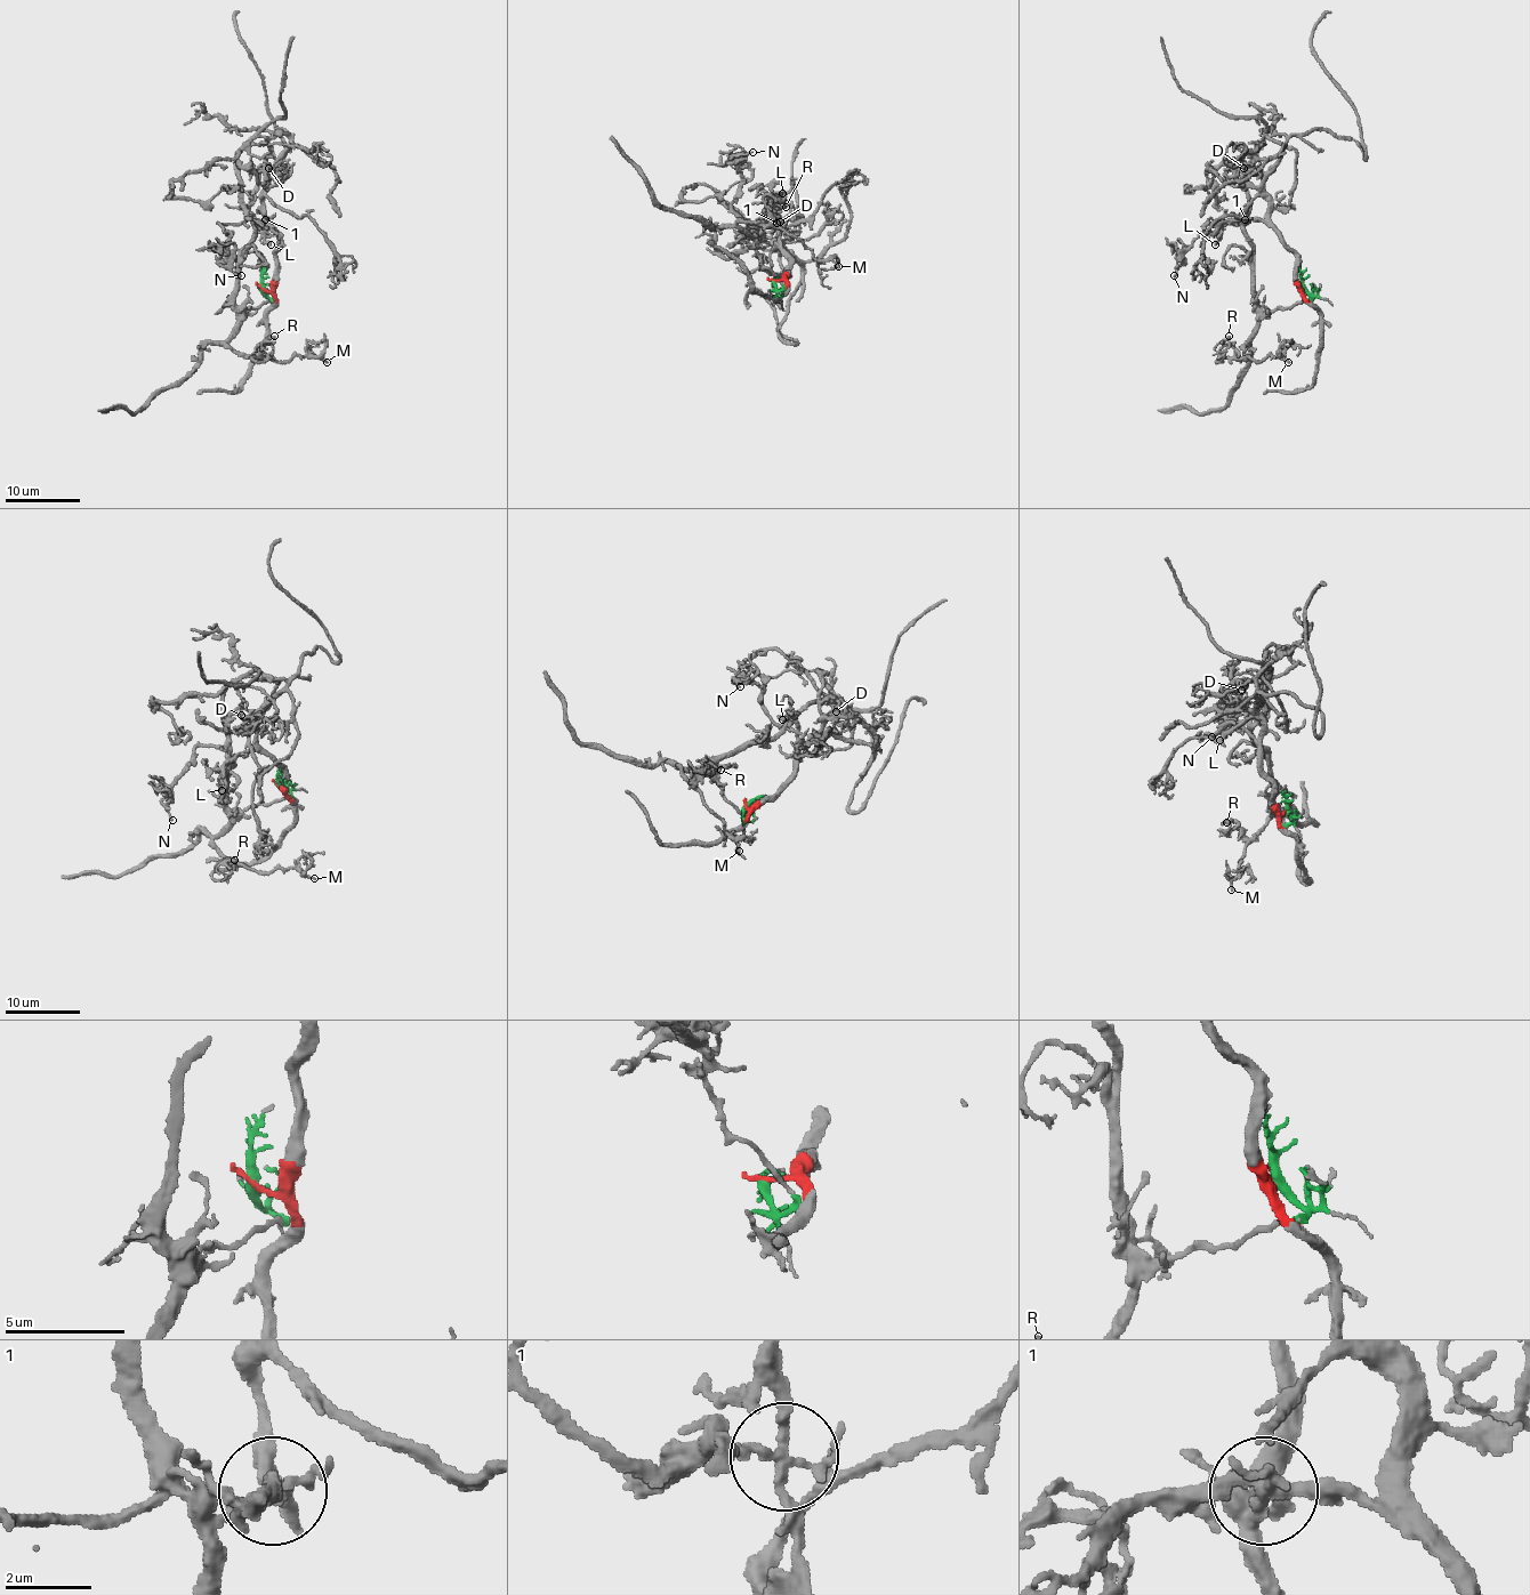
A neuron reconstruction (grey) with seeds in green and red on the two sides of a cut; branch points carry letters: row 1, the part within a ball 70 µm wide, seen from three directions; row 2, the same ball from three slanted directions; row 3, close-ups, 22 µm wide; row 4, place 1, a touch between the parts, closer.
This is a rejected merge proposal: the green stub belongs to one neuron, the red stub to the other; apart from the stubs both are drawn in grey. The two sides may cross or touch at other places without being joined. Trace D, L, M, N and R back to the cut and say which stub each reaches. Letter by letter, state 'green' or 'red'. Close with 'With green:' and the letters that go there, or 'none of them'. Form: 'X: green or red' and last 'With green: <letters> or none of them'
D: red
L: red
M: green
N: green
R: green
With green: M, N, R

